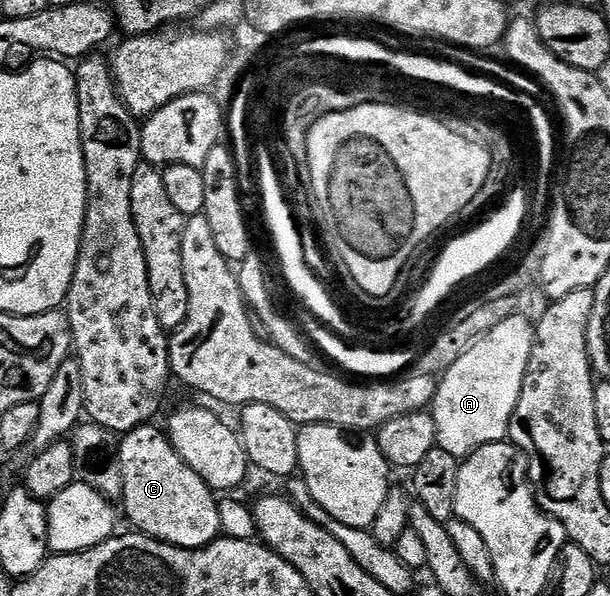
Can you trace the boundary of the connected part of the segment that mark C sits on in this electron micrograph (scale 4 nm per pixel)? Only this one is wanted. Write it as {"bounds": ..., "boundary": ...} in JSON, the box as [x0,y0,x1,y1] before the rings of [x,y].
{"bounds":[119,425,221,547],"boundary":[[[156,425],[136,427],[132,431],[123,432],[119,444],[124,486],[122,504],[124,503],[124,511],[128,514],[129,521],[136,526],[133,528],[139,534],[149,535],[152,539],[175,547],[205,547],[221,538],[218,517],[220,504],[217,496],[208,488],[206,481],[202,481],[202,477],[198,477],[198,473],[194,473],[194,469],[190,469],[190,465],[186,465],[182,457],[178,457],[174,445],[161,428],[159,431]]]}

